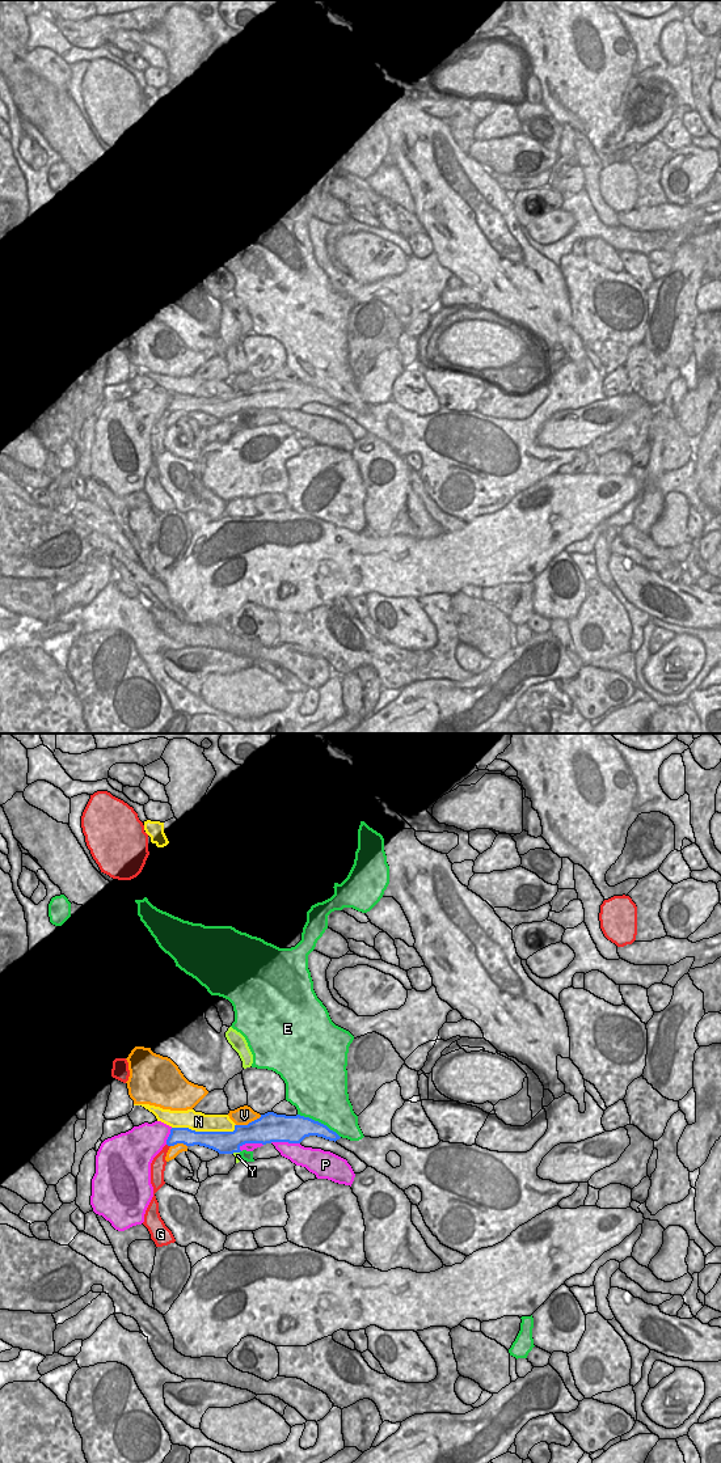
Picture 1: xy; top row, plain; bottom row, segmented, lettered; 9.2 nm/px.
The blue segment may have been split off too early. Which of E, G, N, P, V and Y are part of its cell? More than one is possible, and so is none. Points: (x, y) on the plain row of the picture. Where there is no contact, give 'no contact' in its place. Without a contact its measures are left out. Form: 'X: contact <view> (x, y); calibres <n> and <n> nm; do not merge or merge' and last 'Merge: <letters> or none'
E: contact xy (317, 388); calibres 260 and 480 nm; do not merge
G: contact xy (168, 411); calibres 150 and 140 nm; do not merge
N: contact xy (205, 398); calibres 220 and 180 nm; do not merge
P: contact xy (285, 407); calibres 260 and 190 nm; do not merge
V: contact xy (249, 389); calibres 260 and 170 nm; do not merge
Y: contact xy (235, 418); calibres 220 and 50 nm; do not merge
Merge: none

